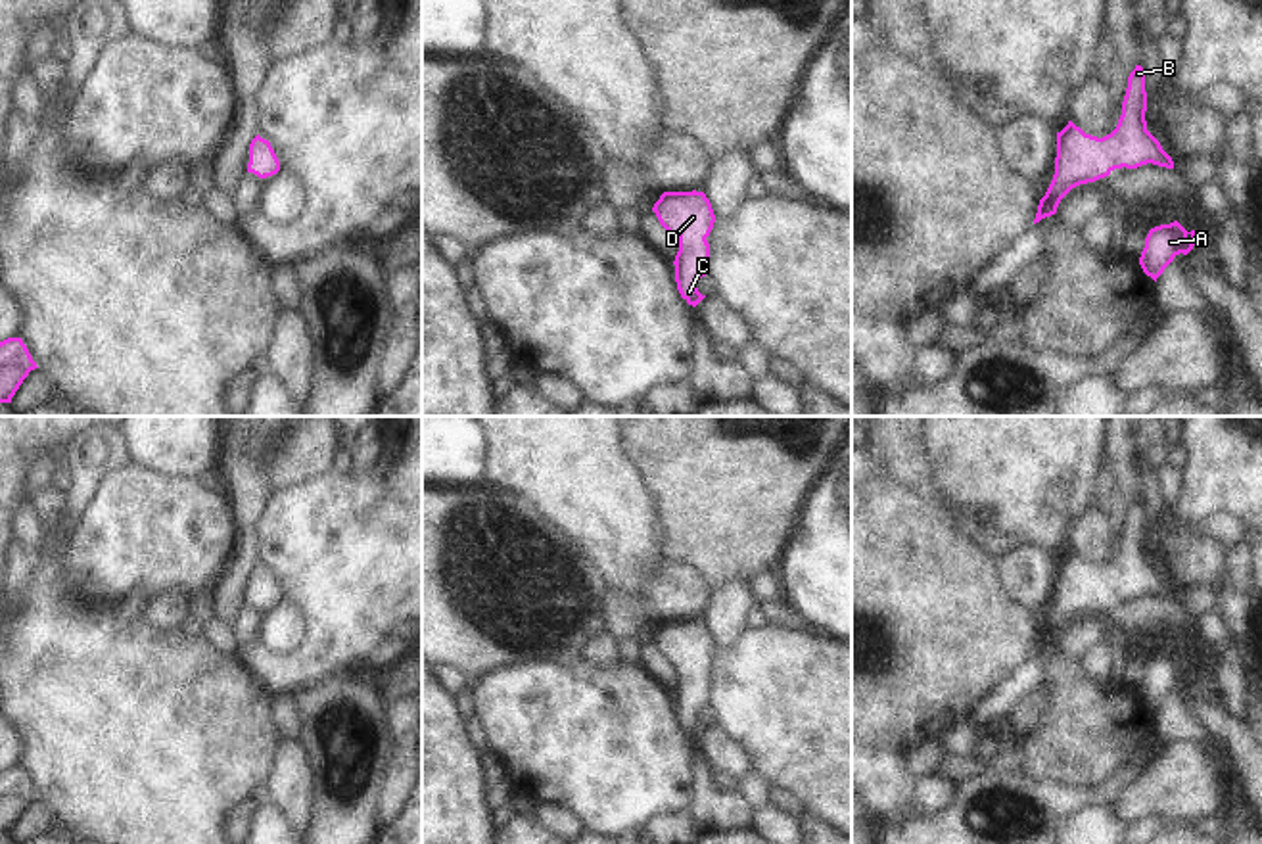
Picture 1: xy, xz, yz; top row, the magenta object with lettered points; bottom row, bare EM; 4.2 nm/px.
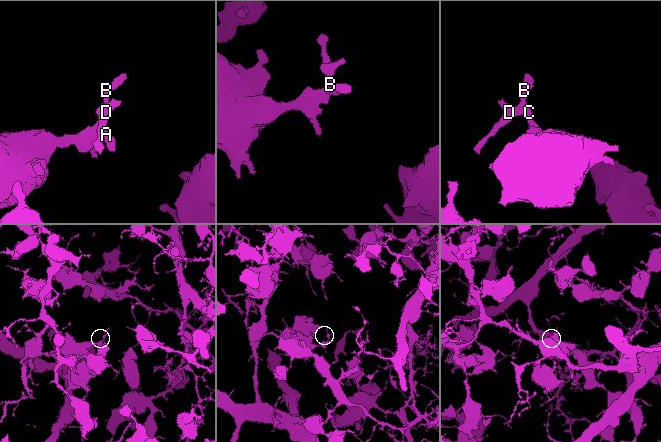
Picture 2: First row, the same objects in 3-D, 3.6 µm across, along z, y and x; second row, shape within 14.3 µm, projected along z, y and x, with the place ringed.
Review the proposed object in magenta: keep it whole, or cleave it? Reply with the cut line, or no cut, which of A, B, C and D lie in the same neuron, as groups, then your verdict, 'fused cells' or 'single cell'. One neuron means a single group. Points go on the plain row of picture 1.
cut none; groups A B C D; single cell

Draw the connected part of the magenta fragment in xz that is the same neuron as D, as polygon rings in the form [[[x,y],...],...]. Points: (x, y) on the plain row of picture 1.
[[[664,621],[654,633],[660,654],[679,666],[675,685],[675,712],[681,727],[696,737],[706,725],[696,717],[698,710],[710,702],[708,666],[715,645],[704,621]]]

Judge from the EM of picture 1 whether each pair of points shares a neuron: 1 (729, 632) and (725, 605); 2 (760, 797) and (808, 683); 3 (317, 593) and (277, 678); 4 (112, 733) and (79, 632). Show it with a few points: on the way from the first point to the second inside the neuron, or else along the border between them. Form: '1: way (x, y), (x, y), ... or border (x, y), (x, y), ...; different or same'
1: way (725, 626), (725, 610); same
2: border (752, 770), (771, 785); different
3: way (317, 614), (317, 641), (298, 660); same
4: way (104, 708), (79, 683), (79, 656); same

